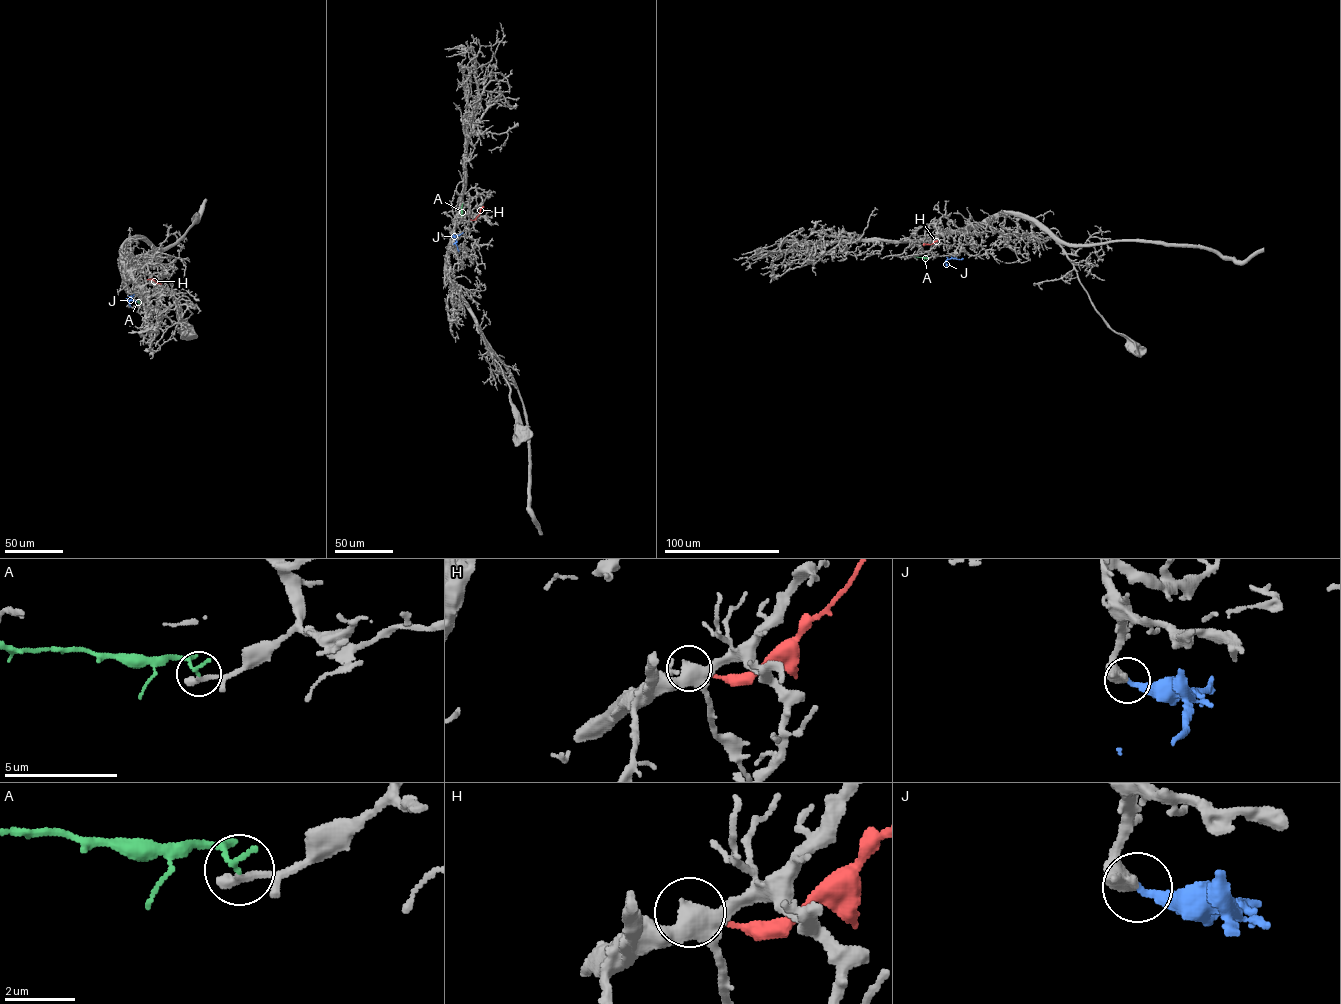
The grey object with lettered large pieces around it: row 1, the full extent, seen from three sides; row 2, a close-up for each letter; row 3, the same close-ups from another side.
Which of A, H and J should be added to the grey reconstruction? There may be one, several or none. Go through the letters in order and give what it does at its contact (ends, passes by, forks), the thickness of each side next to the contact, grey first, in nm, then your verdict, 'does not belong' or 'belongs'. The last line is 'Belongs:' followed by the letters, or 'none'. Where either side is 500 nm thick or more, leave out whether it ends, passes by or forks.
A: it ends there; 360 nm thick on the grey side, 150 nm on the other; does not belong
H: it ends there; 400 nm thick on the grey side, 190 nm on the other; does not belong
J: 500 nm thick on the grey side, 240 nm on the other; belongs
Belongs: J

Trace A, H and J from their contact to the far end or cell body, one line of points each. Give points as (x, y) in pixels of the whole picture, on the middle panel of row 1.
A: (462, 215), (462, 203)
H: (470, 219), (476, 218), (484, 207)
J: (453, 244), (455, 236), (463, 232)

